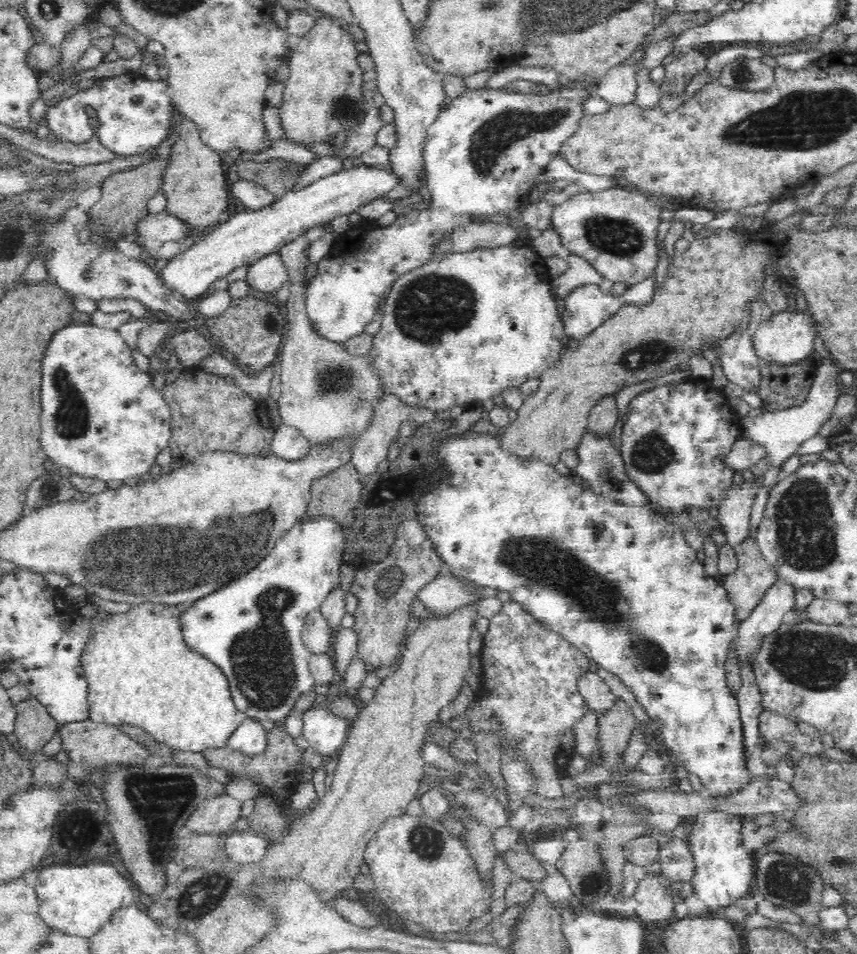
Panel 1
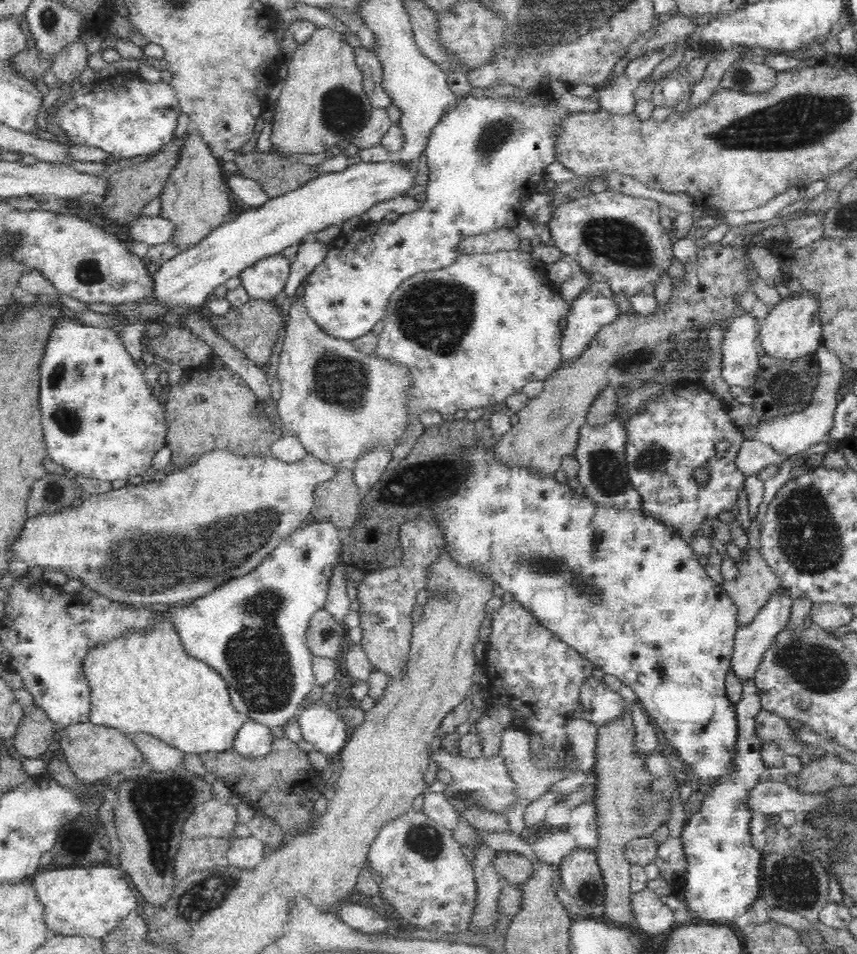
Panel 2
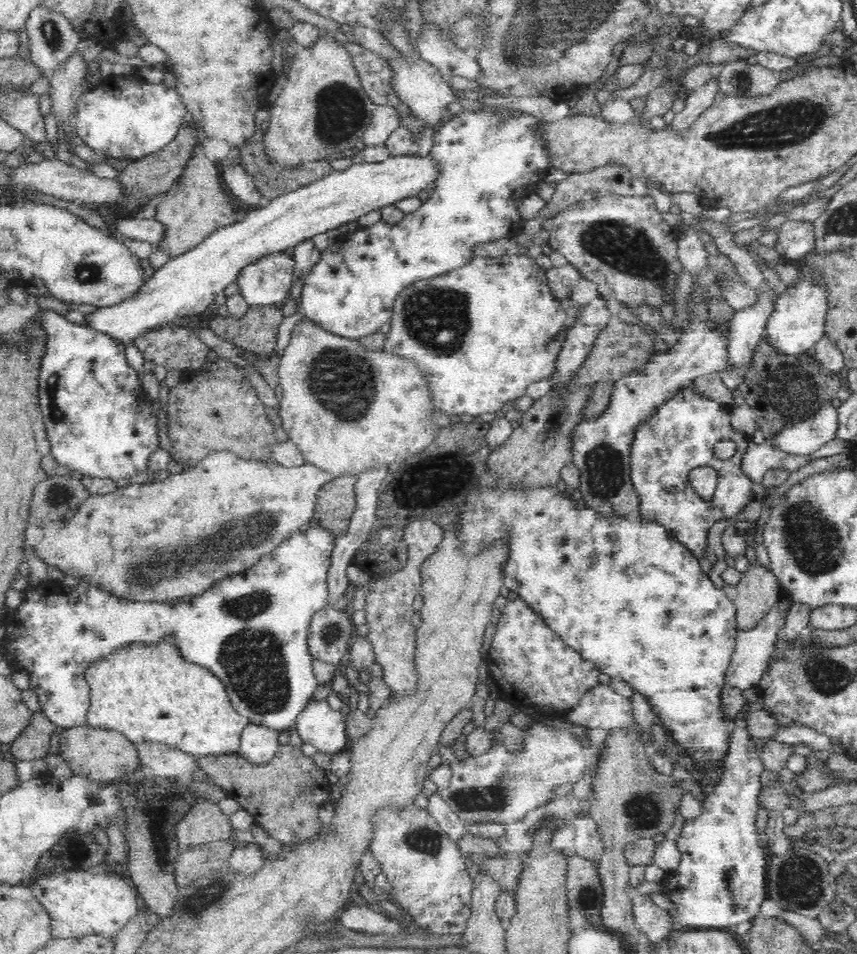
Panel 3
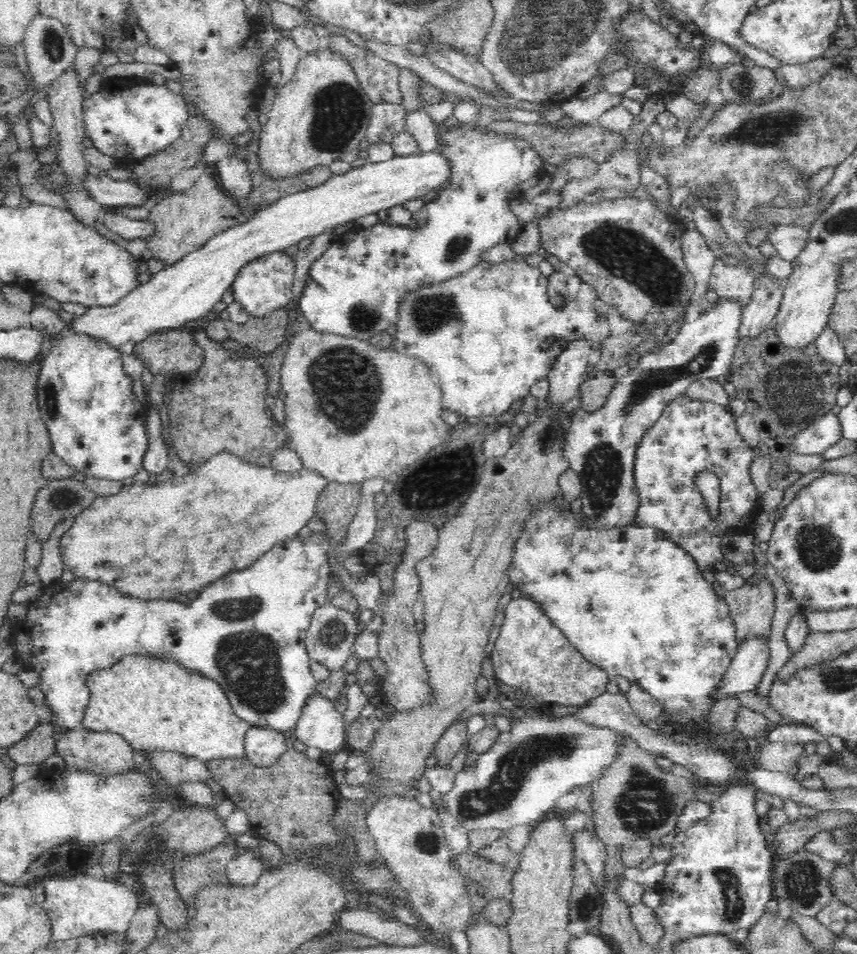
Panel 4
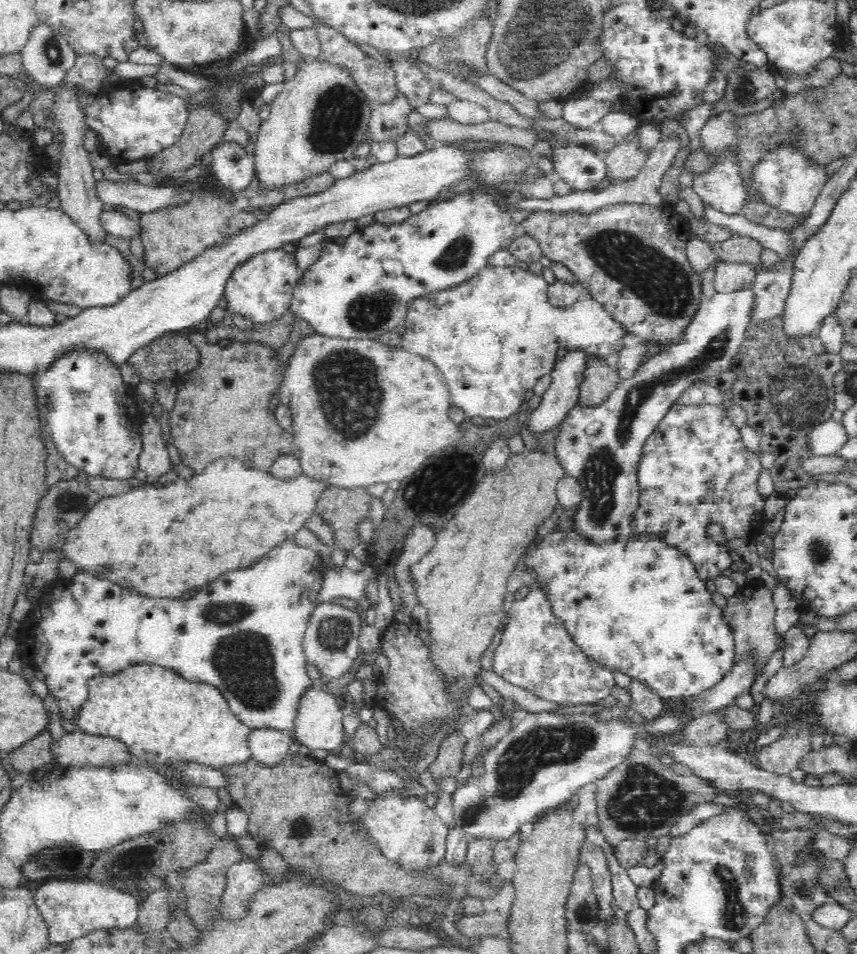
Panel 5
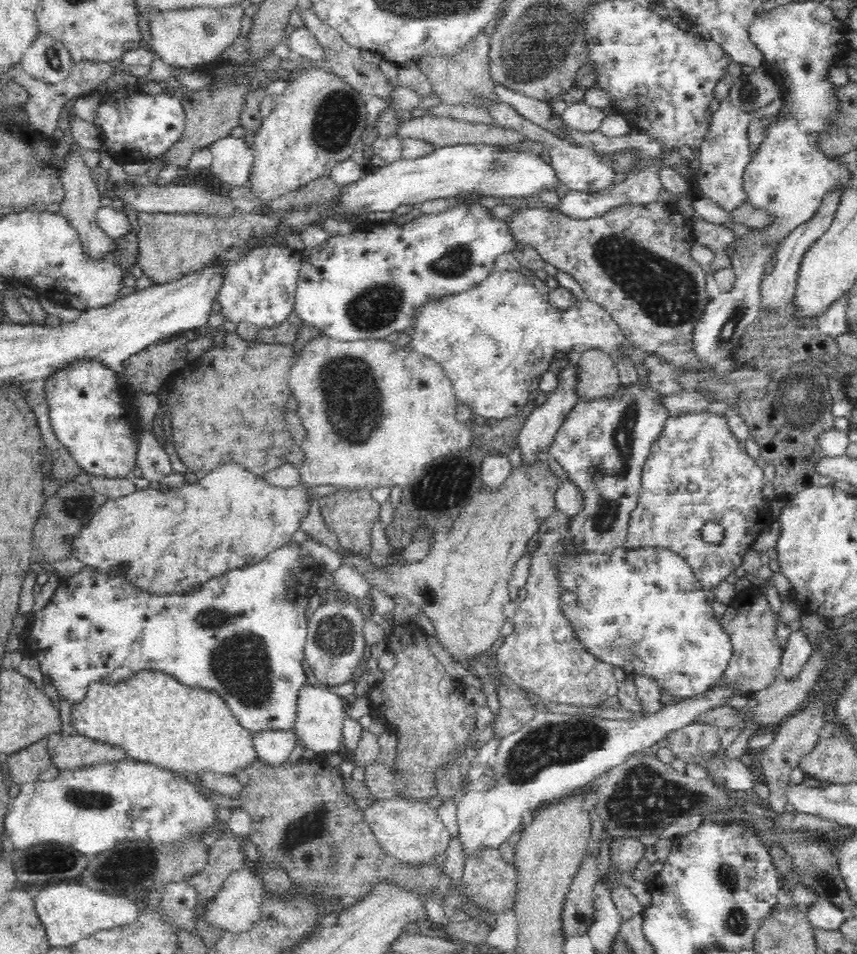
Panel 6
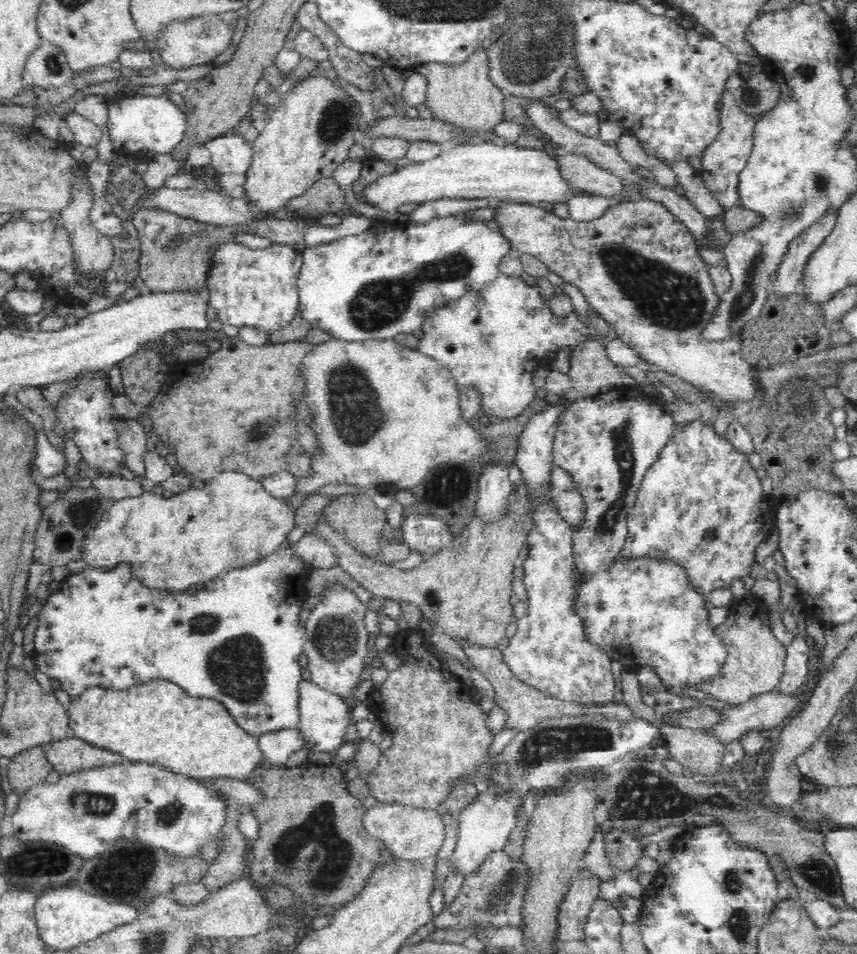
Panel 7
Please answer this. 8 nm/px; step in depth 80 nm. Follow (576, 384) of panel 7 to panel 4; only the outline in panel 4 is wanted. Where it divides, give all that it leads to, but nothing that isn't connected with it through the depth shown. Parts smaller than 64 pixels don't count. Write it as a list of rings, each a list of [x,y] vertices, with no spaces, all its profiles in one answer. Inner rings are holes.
[[[608,372],[592,373],[579,388],[578,405],[588,413],[597,412],[608,400],[616,381],[617,379]]]

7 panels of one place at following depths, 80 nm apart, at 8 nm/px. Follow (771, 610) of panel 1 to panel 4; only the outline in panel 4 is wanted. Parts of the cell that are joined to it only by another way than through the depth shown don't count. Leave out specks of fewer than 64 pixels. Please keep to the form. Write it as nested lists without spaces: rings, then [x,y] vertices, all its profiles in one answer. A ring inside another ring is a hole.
[[[748,636],[739,644],[736,654],[724,674],[716,700],[727,694],[754,691],[769,664],[769,636]]]

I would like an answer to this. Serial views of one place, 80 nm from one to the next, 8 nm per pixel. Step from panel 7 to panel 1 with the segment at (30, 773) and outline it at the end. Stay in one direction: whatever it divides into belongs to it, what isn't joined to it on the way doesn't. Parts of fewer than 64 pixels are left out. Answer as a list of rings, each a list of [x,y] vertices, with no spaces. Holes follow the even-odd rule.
[[[34,695],[15,706],[15,730],[17,741],[23,751],[40,752],[60,729],[59,722]]]

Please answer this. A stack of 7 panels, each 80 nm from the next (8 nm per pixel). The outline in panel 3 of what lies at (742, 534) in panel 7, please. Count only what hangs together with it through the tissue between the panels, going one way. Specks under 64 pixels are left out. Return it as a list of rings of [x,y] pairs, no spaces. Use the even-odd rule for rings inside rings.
[[[692,386],[677,390],[677,393],[672,398],[666,399],[648,420],[638,423],[633,432],[633,441],[629,448],[629,476],[640,499],[639,516],[668,527],[672,531],[672,536],[678,539],[680,543],[684,543],[684,546],[696,555],[696,558],[704,558],[706,548],[708,548],[707,534],[709,528],[719,520],[728,519],[738,514],[754,500],[754,494],[751,492],[753,482],[741,469],[742,455],[746,450],[747,441],[747,437],[734,430],[729,407],[698,393]],[[722,440],[733,440],[737,444],[735,454],[727,460],[719,459],[714,455],[714,446]],[[697,466],[711,466],[716,470],[716,488],[709,499],[702,498],[690,484],[689,472]],[[666,474],[674,474],[680,478],[676,482],[676,486],[672,486],[674,492],[677,493],[666,491],[666,486],[660,482]]]

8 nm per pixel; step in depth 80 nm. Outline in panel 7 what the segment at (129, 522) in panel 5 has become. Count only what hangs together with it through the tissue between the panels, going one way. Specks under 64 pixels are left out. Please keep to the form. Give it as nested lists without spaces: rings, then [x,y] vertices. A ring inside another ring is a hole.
[[[224,470],[202,488],[188,488],[170,498],[166,498],[166,494],[144,491],[113,500],[95,527],[83,538],[81,560],[100,569],[112,569],[121,562],[128,562],[133,578],[142,586],[179,593],[196,584],[201,586],[224,571],[250,566],[276,552],[297,527],[296,510],[286,498],[267,491],[260,480],[236,470]]]

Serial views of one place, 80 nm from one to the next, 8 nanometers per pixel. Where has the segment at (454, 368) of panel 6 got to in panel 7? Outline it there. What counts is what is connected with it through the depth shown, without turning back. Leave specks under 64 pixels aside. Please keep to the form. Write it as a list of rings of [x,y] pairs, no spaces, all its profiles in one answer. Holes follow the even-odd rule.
[[[498,274],[494,282],[477,291],[468,291],[463,297],[450,301],[427,314],[420,326],[422,336],[417,338],[417,352],[425,354],[445,366],[452,375],[459,394],[473,390],[479,394],[480,415],[510,419],[520,416],[535,397],[532,383],[534,372],[551,363],[550,354],[563,348],[576,348],[586,342],[610,344],[618,340],[614,325],[598,311],[588,310],[584,320],[572,310],[565,317],[558,317],[540,294],[540,286],[530,286],[521,276]]]

